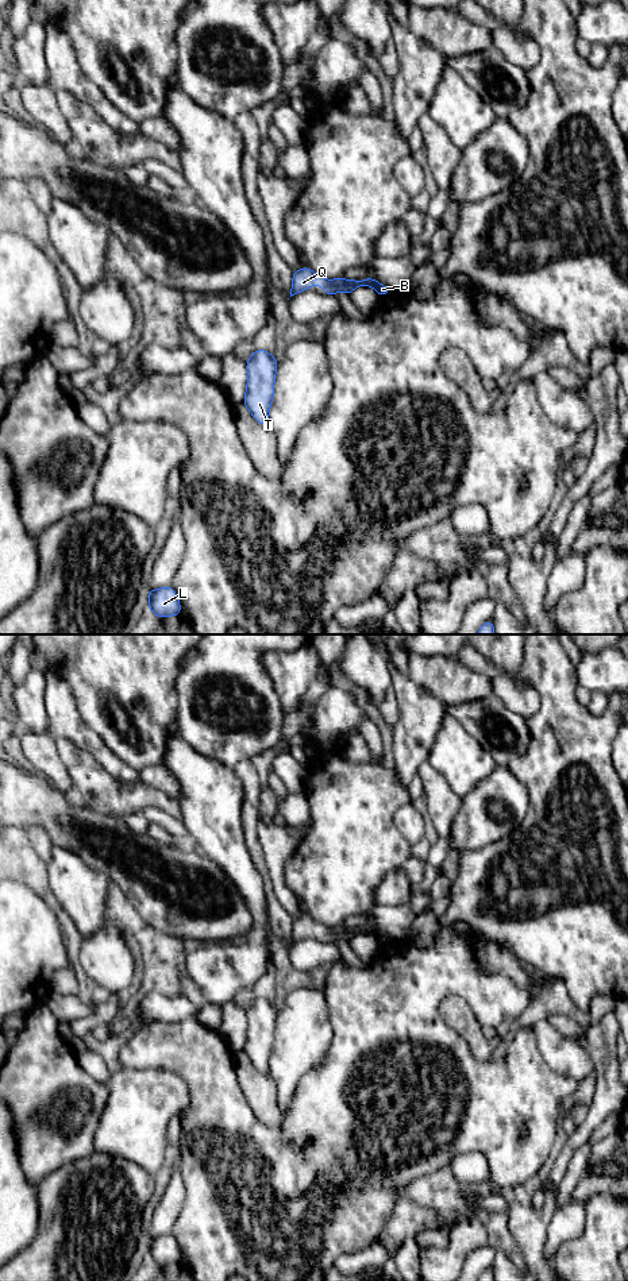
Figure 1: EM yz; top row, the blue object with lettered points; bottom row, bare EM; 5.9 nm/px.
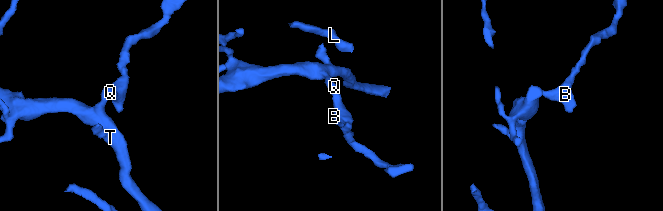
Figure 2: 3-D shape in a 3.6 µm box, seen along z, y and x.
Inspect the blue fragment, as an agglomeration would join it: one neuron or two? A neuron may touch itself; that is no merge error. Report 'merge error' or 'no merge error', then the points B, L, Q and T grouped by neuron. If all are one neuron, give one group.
no merge error; B L Q T

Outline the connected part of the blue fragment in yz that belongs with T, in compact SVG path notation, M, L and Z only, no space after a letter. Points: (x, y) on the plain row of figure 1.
M265 998L251 1002L247 1014L247 1038L243 1052L253 1065L263 1074L269 1074L269 1058L274 1042L277 1007Z

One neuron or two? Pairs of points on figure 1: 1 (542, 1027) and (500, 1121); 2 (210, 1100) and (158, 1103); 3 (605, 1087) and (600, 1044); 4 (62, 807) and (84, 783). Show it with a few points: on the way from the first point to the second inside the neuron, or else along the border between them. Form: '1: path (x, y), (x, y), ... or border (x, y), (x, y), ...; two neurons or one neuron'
1: border (531, 1029), (539, 1054), (550, 1068); two neurons
2: border (174, 1073), (188, 1089), (188, 1106), (181, 1115); two neurons
3: path (605, 1076), (604, 1054); one neuron
4: border (74, 795), (84, 805), (101, 814); two neurons

